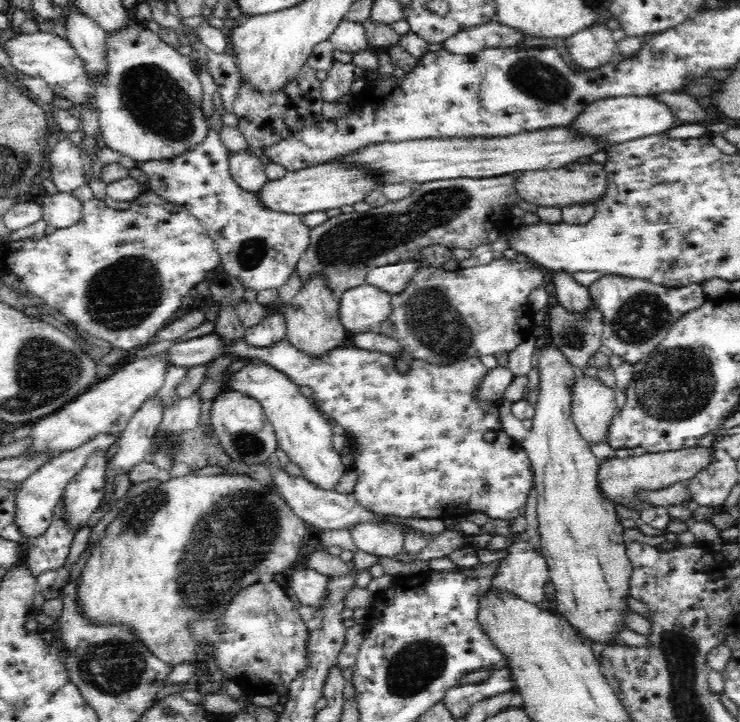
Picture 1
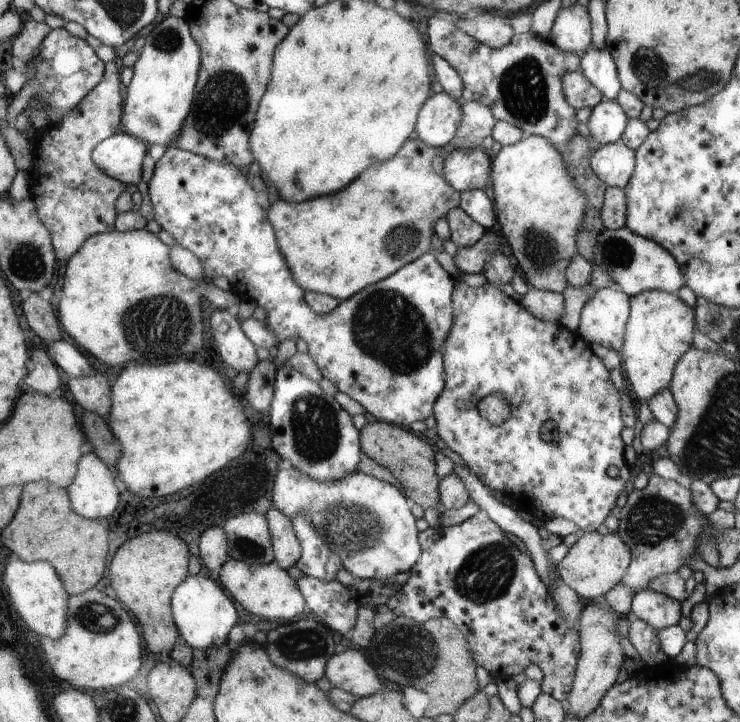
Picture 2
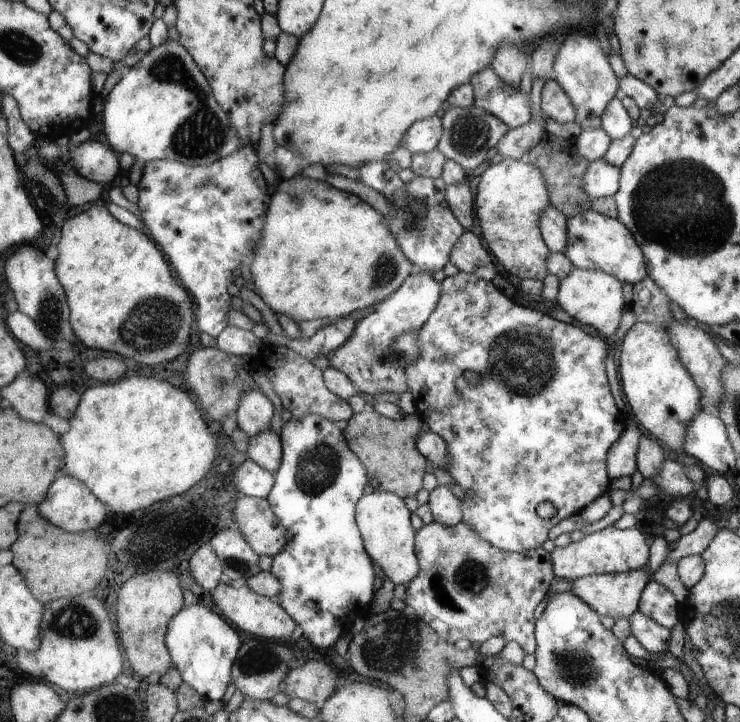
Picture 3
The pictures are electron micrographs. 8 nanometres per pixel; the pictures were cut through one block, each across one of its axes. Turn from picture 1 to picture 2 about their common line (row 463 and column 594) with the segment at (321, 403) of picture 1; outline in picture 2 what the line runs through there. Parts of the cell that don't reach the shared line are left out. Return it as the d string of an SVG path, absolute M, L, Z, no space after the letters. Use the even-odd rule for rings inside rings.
M458 282L454 288L454 296L452 296L452 306L454 306L454 322L452 322L451 334L447 338L447 347L444 350L444 357L447 362L447 382L446 390L439 396L438 402L435 403L436 432L438 437L446 443L464 462L467 467L480 478L492 490L500 490L510 498L524 498L525 511L533 517L535 522L546 522L549 519L562 516L572 520L574 524L579 526L583 534L586 532L594 532L604 522L604 518L608 516L608 512L618 506L618 496L624 492L628 476L630 476L630 468L624 460L624 442L620 438L620 432L624 428L622 424L622 416L620 416L620 394L616 392L614 384L610 382L610 372L606 370L606 366L592 354L590 344L582 344L584 340L580 340L580 336L576 332L568 332L565 325L557 322L543 321L536 317L529 309L524 308L519 302L514 301L510 296L506 295L495 285L485 283L480 287L468 286L467 283ZM488 394L504 394L508 404L510 404L510 418L504 424L490 424L486 418L482 418L482 414L478 412L476 404ZM616 467L619 471L618 476L611 477L608 475L608 468Z

